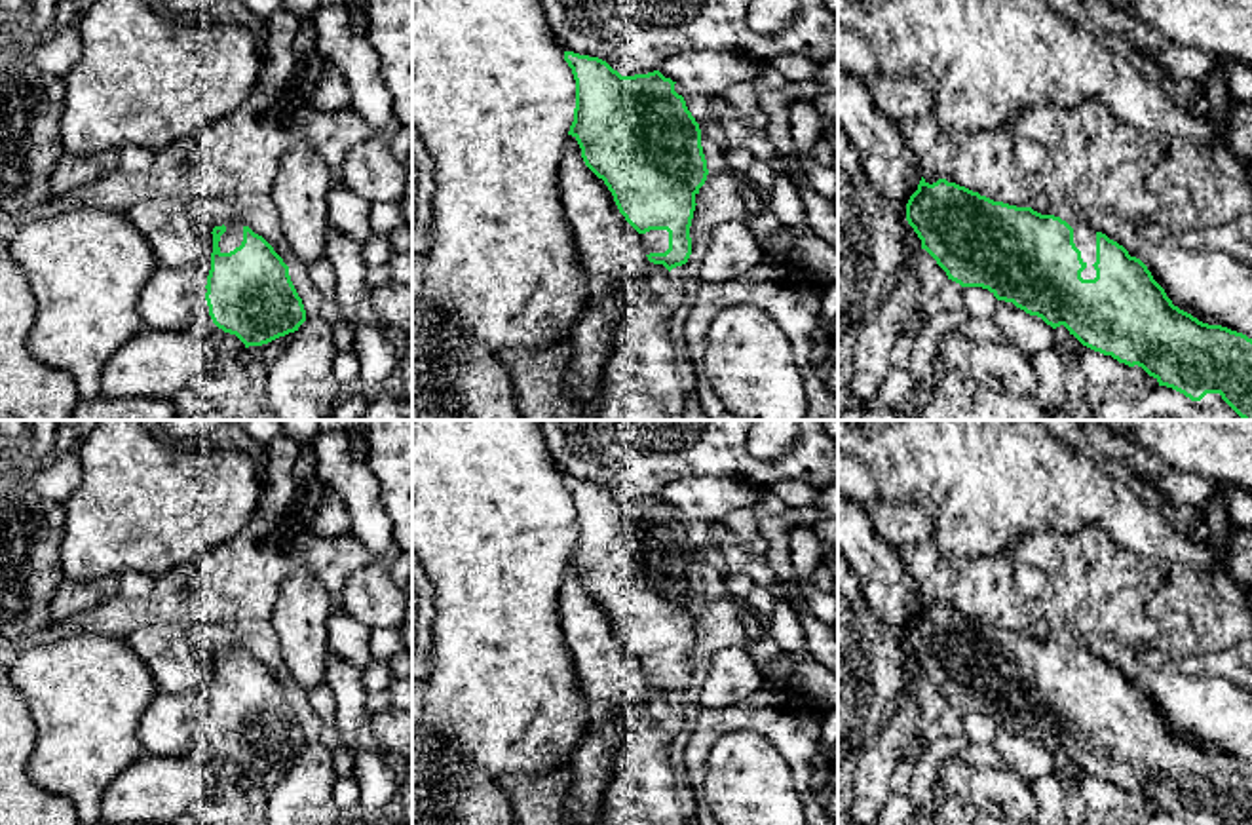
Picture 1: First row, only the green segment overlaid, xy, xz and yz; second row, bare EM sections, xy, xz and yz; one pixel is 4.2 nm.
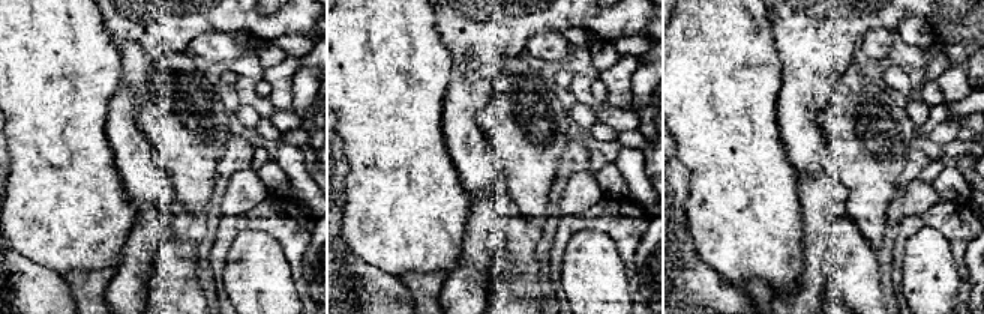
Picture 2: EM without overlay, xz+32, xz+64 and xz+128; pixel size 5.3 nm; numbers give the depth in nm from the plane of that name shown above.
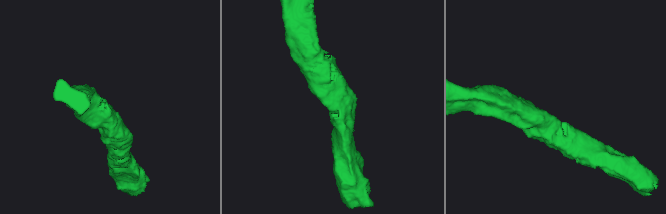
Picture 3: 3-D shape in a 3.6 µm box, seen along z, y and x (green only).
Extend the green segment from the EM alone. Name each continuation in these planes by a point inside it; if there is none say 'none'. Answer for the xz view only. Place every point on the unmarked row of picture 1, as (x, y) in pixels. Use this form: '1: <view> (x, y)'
1: xz (656, 666)

